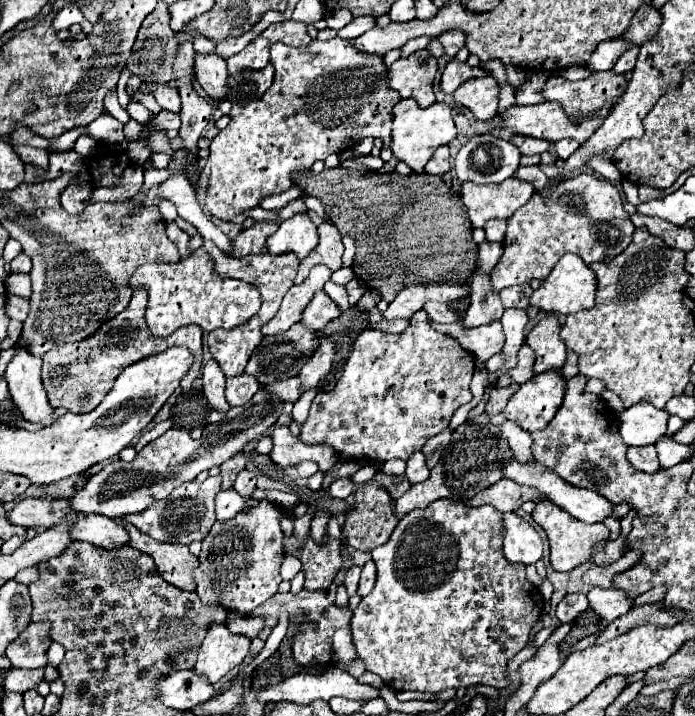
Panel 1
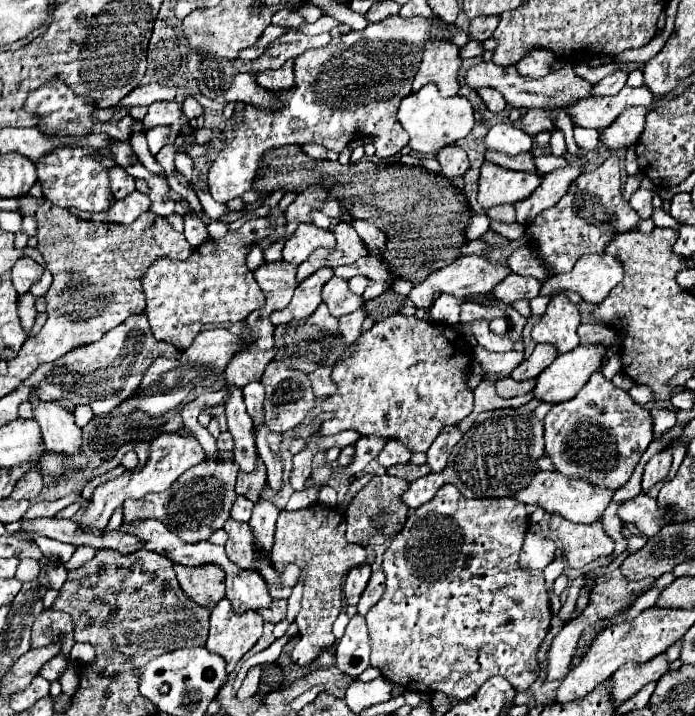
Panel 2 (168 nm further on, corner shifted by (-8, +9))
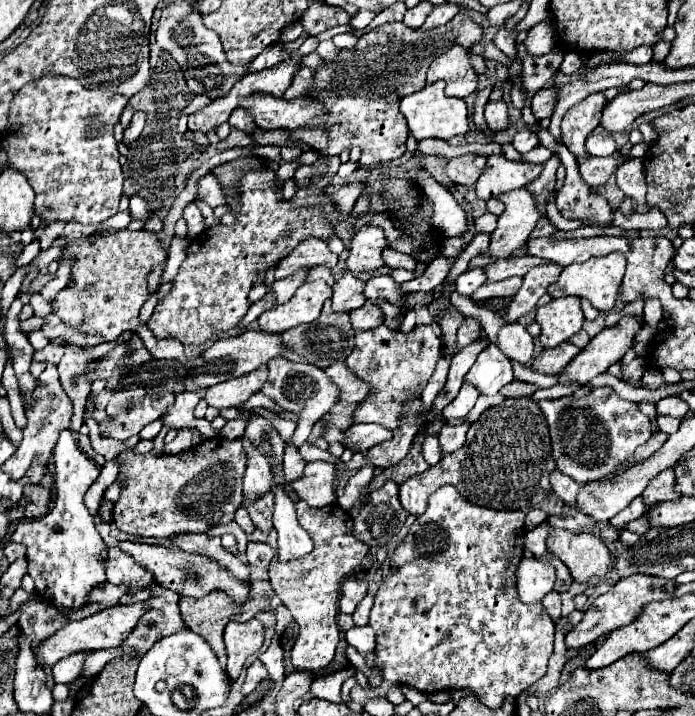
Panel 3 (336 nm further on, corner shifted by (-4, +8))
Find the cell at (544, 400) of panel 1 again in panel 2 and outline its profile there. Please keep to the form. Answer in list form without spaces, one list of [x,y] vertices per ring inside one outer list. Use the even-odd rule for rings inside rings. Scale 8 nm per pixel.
[[[579,345],[573,351],[559,355],[541,375],[537,375],[537,385],[531,391],[533,397],[551,405],[573,399],[591,373],[599,369],[603,355],[603,345]]]

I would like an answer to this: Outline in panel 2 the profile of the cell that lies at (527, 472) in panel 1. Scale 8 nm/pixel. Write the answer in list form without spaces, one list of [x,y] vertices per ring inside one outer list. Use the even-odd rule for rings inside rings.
[[[645,493],[619,503],[617,515],[623,523],[635,523],[647,537],[653,537],[663,527],[665,511],[657,507],[657,501]]]

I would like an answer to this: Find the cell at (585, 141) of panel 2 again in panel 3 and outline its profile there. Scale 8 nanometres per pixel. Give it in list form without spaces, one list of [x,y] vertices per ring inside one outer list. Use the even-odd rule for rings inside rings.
[[[591,134],[585,146],[591,156],[611,156],[613,152],[617,152],[617,144],[611,134]]]

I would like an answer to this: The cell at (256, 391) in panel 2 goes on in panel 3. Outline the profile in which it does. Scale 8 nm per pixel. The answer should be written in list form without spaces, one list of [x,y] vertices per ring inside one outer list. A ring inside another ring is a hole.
[[[273,482],[273,494],[275,494],[273,524],[279,534],[277,558],[289,562],[307,556],[313,550],[313,540],[309,540],[309,534],[299,526],[293,500],[275,482]]]

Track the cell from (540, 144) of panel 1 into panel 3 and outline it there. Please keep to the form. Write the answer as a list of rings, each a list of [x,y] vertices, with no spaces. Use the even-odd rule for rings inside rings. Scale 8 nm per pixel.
[[[543,88],[539,90],[533,100],[531,100],[531,110],[535,114],[537,120],[543,120],[543,118],[549,118],[553,114],[553,108],[557,104],[557,90],[553,88]]]

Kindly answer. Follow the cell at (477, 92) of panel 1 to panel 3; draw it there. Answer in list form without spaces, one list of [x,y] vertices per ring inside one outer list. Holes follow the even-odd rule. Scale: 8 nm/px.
[[[503,100],[497,102],[487,102],[485,106],[485,118],[487,124],[493,132],[501,132],[509,128],[509,112],[507,112],[507,104]]]

